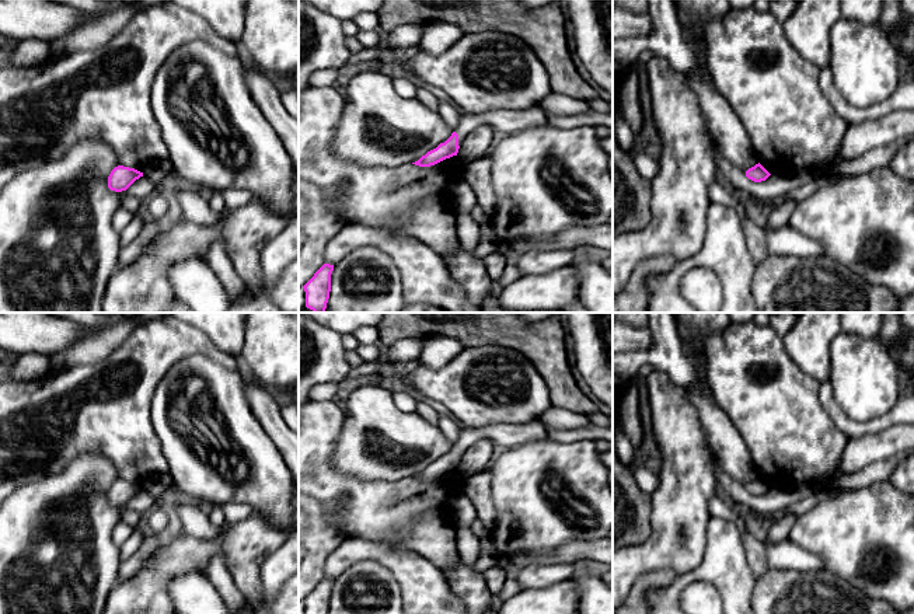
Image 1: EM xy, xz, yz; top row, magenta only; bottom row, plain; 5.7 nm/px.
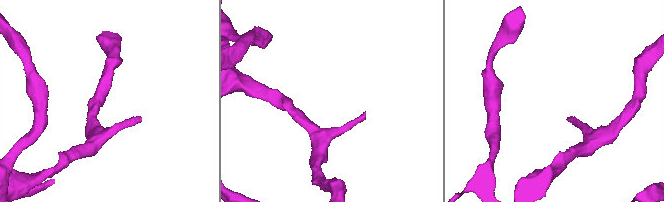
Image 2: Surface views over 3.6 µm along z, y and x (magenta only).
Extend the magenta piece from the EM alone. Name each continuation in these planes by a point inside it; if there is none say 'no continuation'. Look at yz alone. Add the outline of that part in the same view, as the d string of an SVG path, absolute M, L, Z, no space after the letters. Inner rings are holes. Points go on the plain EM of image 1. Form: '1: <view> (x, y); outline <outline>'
no continuation

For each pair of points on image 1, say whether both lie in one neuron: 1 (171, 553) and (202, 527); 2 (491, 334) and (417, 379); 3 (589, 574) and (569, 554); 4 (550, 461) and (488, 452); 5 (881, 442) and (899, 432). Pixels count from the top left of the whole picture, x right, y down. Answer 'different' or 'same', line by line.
1: different
2: different
3: different
4: different
5: same

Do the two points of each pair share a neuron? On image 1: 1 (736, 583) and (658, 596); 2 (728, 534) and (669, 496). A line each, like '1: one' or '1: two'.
1: one
2: two

